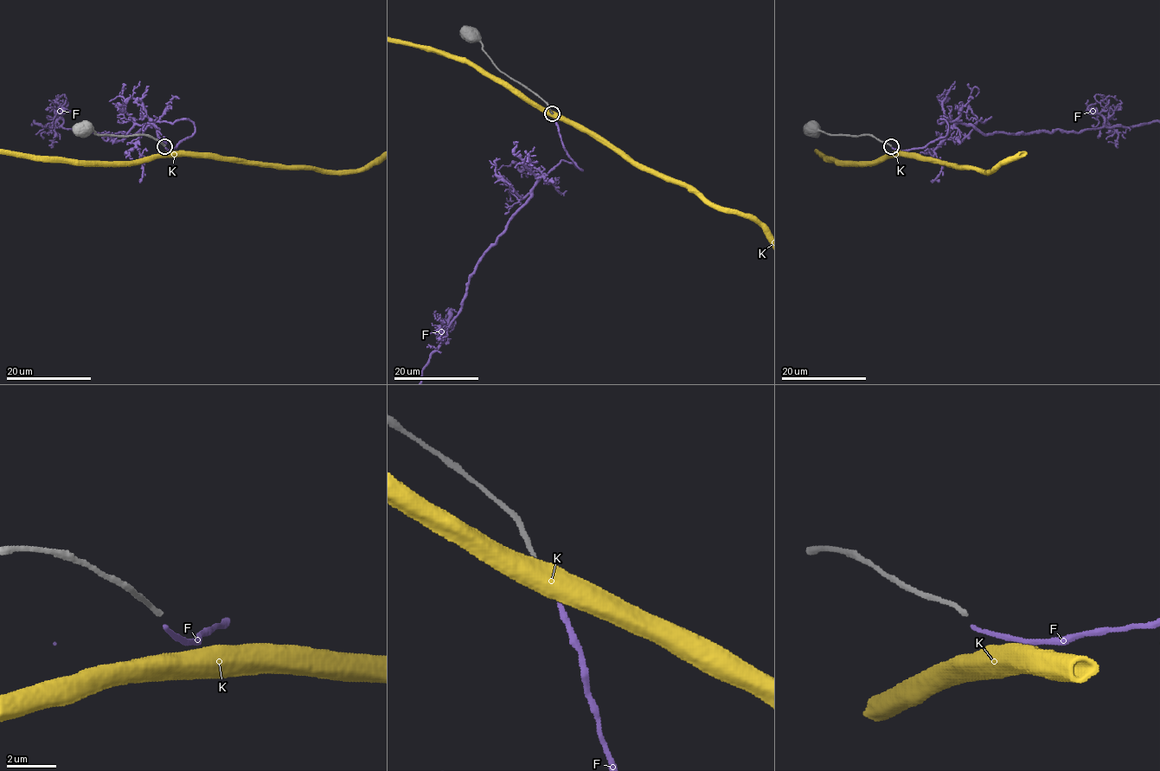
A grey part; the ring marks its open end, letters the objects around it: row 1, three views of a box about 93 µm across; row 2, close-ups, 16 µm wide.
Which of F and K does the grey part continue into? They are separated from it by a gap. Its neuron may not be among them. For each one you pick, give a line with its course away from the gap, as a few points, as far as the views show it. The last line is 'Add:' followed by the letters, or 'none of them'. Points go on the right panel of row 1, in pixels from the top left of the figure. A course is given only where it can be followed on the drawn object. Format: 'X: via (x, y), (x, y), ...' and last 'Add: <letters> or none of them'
Add: none of them

